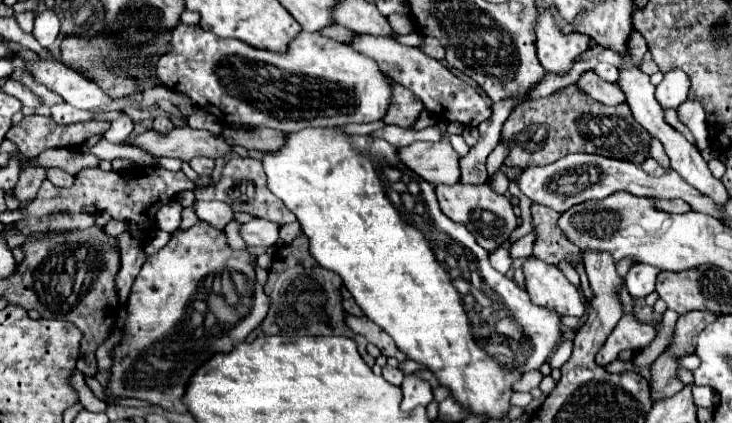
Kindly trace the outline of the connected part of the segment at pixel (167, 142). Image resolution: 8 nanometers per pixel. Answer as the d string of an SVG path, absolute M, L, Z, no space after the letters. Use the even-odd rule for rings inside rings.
M180 126L166 134L146 130L136 140L126 140L124 144L136 146L154 158L180 158L186 162L194 156L218 158L232 152L232 146L222 136L214 136L208 130L192 130L190 126Z

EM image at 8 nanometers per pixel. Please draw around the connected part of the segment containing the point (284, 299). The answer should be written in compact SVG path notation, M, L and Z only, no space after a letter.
M304 234L296 236L288 246L282 246L276 250L272 266L268 270L268 282L266 282L266 294L270 296L270 312L266 320L248 336L248 342L260 338L260 336L348 336L358 344L358 352L364 358L368 366L374 366L374 358L366 352L366 340L352 332L344 320L342 320L342 280L336 272L330 272L316 264L308 252L308 238Z

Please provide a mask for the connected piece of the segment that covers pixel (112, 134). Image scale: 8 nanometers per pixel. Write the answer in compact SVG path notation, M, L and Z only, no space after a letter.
M122 114L120 120L111 122L111 127L103 134L103 138L114 142L114 144L120 144L120 142L124 142L124 140L130 136L132 128L134 128L132 118L126 116L126 114Z

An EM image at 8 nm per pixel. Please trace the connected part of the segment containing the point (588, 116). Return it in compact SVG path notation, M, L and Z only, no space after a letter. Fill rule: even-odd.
M568 86L568 92L558 90L546 98L518 104L502 128L502 140L510 146L506 166L518 168L546 166L572 152L602 154L642 164L650 150L650 134L636 124L628 104L604 106L580 92L578 86Z

